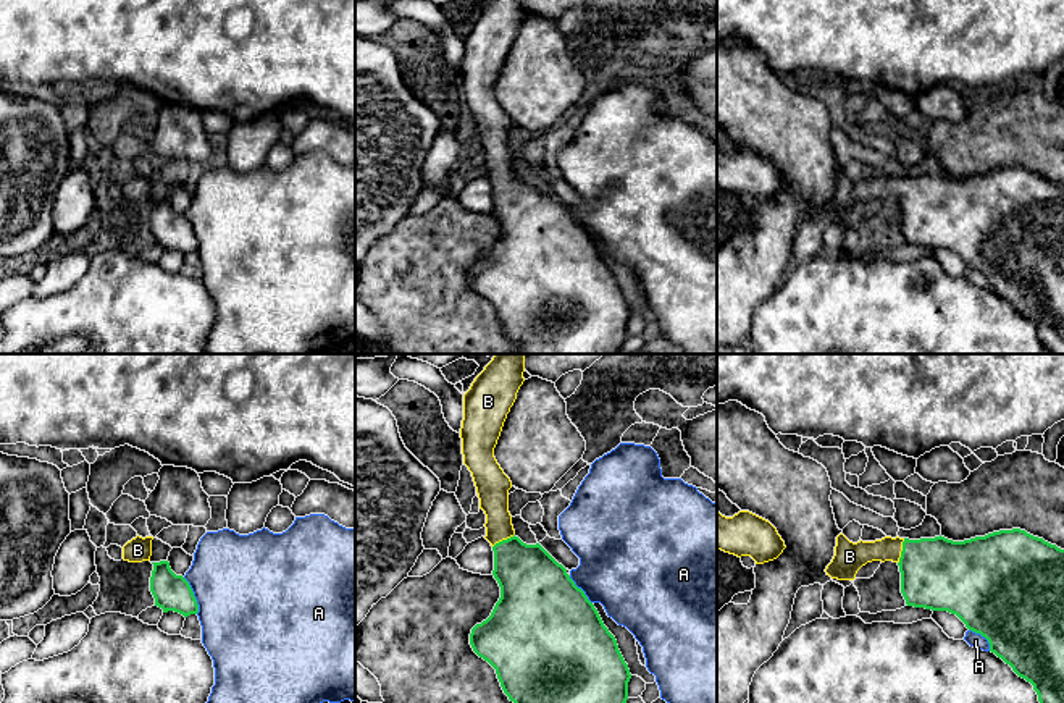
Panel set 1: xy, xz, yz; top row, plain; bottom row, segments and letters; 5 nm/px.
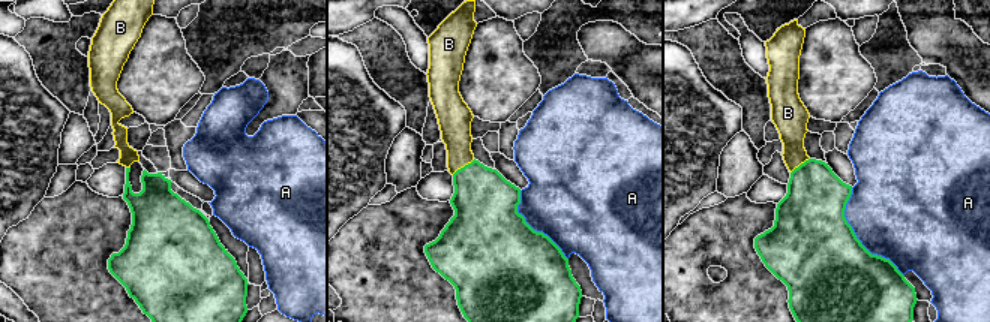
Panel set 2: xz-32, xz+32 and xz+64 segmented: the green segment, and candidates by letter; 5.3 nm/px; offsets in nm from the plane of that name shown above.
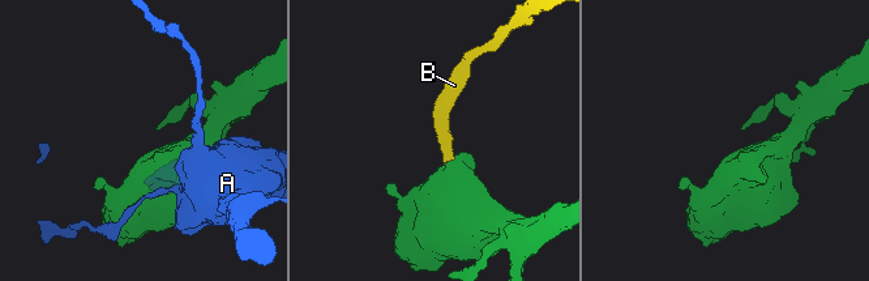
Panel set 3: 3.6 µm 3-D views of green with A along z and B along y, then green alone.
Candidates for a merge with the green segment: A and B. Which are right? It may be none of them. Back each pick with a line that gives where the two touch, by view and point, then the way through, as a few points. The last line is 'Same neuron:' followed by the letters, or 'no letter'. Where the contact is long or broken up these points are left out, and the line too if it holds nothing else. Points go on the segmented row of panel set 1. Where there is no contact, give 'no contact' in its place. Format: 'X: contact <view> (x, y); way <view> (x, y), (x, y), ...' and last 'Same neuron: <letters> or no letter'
B: contact yz (901, 551); way yz (938, 574), (901, 551), (862, 551), (851, 556)
Same neuron: B

